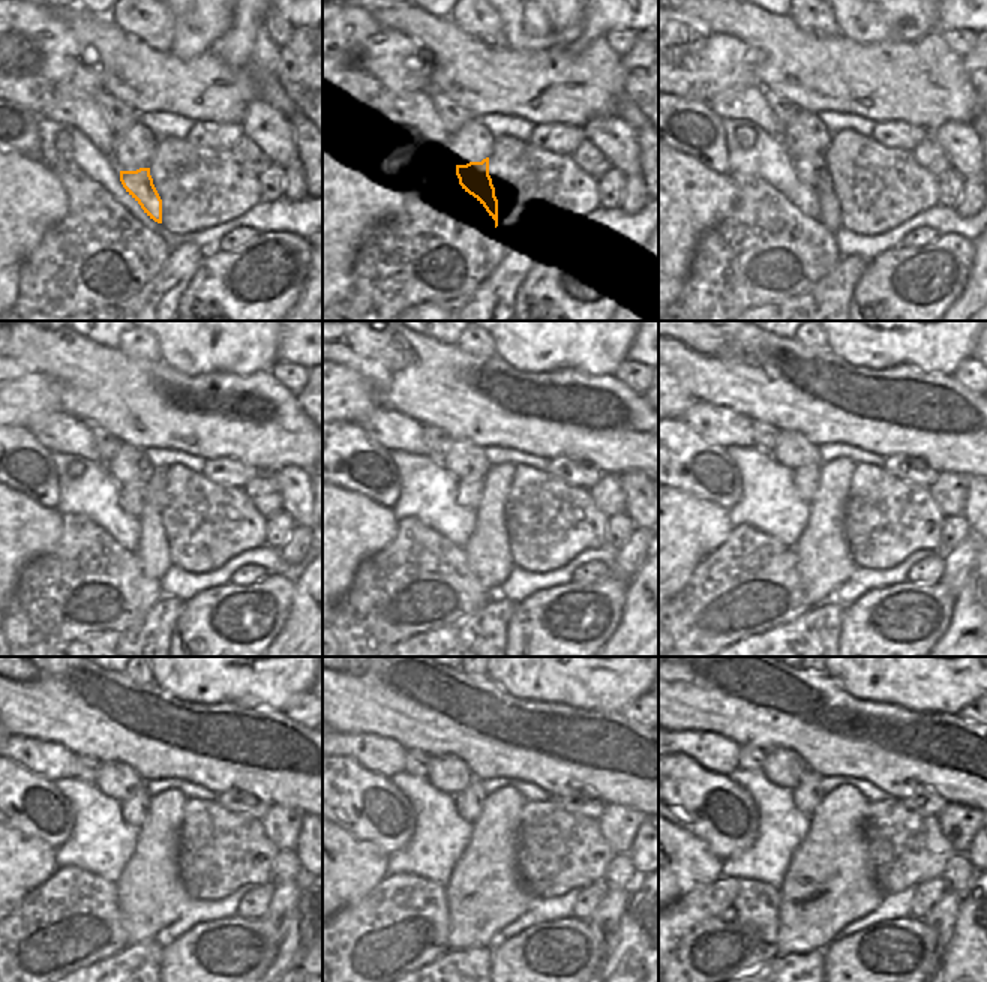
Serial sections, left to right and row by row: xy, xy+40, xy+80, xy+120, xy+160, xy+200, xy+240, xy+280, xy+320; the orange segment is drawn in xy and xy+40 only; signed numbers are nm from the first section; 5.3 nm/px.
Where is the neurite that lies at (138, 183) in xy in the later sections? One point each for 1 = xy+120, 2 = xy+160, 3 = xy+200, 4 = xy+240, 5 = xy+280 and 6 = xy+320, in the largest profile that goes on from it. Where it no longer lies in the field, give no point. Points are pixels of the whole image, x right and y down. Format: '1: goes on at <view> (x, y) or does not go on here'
1: goes on at xy+120 (132, 495)
2: goes on at xy+160 (470, 492)
3: goes on at xy+200 (806, 480)
4: goes on at xy+240 (134, 810)
5: goes on at xy+280 (470, 802)
6: goes on at xy+320 (807, 795)

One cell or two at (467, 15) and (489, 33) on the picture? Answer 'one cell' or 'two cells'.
one cell

